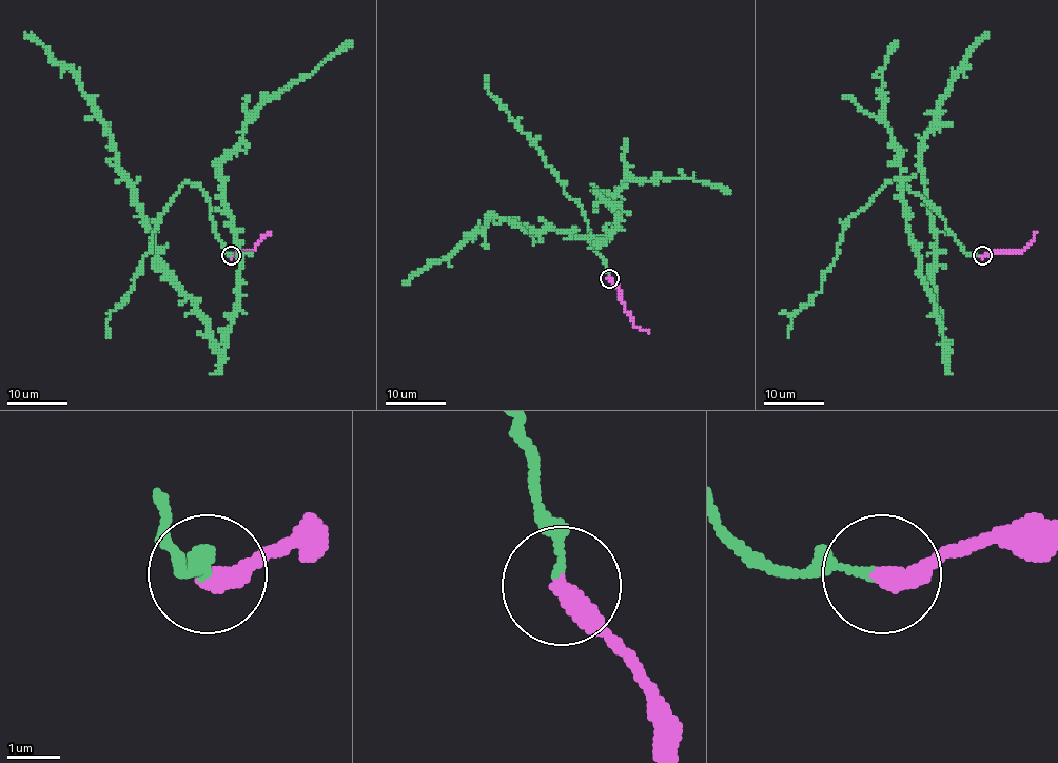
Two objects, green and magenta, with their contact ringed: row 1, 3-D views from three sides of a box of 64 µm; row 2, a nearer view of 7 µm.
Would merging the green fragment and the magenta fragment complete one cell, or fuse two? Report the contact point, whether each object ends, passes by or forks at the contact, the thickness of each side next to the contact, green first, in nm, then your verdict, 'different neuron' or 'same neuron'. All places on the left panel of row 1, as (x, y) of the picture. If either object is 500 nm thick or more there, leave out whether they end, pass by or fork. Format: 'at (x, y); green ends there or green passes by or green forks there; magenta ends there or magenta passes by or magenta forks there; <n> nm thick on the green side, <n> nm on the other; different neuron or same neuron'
at (231, 255); green ends there; magenta ends there; 180 nm thick on the green side, 420 nm on the other; same neuron

